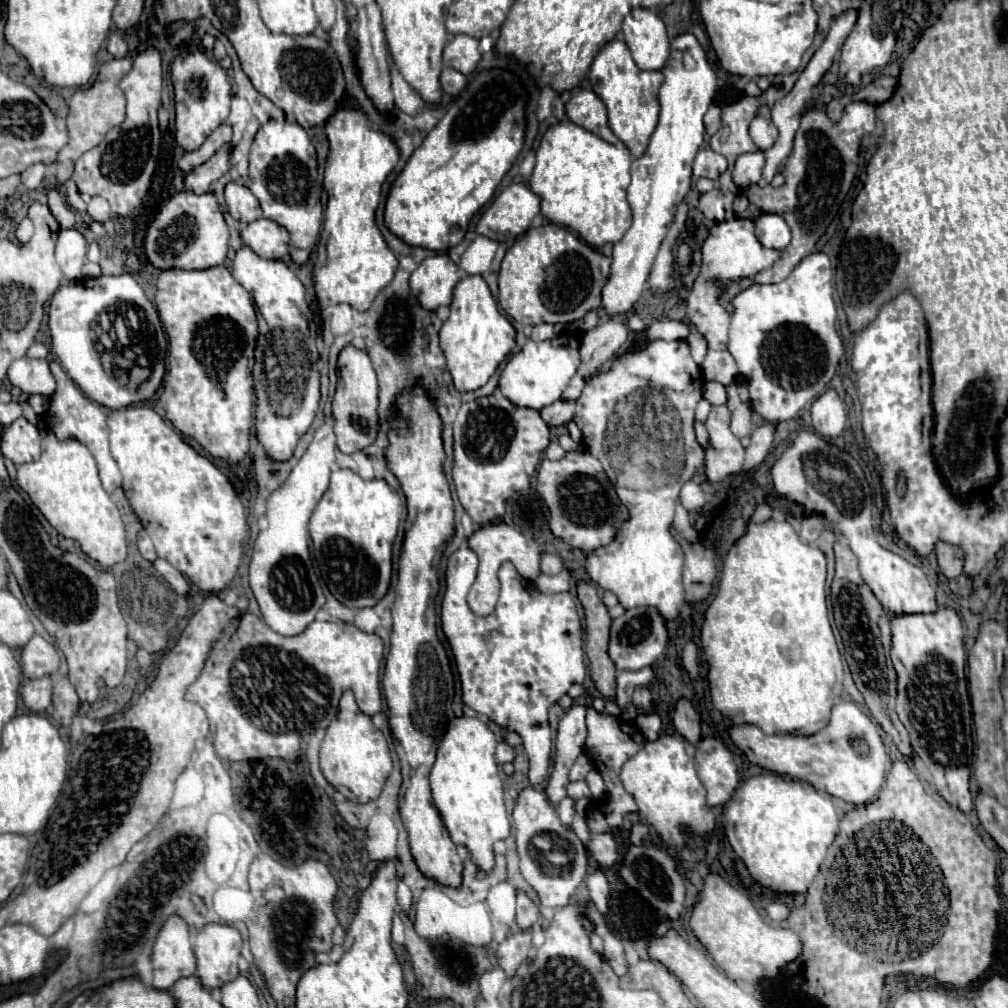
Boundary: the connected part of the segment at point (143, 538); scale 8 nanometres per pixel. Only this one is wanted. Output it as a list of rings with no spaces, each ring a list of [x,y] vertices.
[[[140,531],[140,535],[138,535],[138,549],[140,549],[140,555],[144,559],[148,559],[148,561],[154,561],[156,559],[154,545],[152,545],[152,541],[150,541],[150,537],[148,537],[146,531]]]

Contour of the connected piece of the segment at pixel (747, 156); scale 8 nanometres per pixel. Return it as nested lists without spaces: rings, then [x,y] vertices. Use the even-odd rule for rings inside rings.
[[[762,151],[744,153],[744,155],[740,155],[736,159],[736,167],[734,167],[732,179],[734,179],[734,183],[740,189],[746,189],[746,187],[750,187],[750,185],[754,185],[754,183],[760,181],[762,167],[764,167],[764,155],[762,155]]]

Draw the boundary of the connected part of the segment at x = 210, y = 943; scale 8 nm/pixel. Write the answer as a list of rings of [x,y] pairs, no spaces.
[[[208,923],[194,941],[194,953],[198,959],[196,975],[208,989],[218,989],[224,983],[238,977],[238,957],[242,949],[242,935],[232,925]]]

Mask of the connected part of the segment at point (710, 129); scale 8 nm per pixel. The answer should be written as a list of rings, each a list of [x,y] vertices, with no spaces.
[[[712,105],[708,109],[708,113],[704,115],[704,125],[706,125],[708,135],[714,135],[720,129],[720,115],[722,115],[722,111],[718,105]]]

